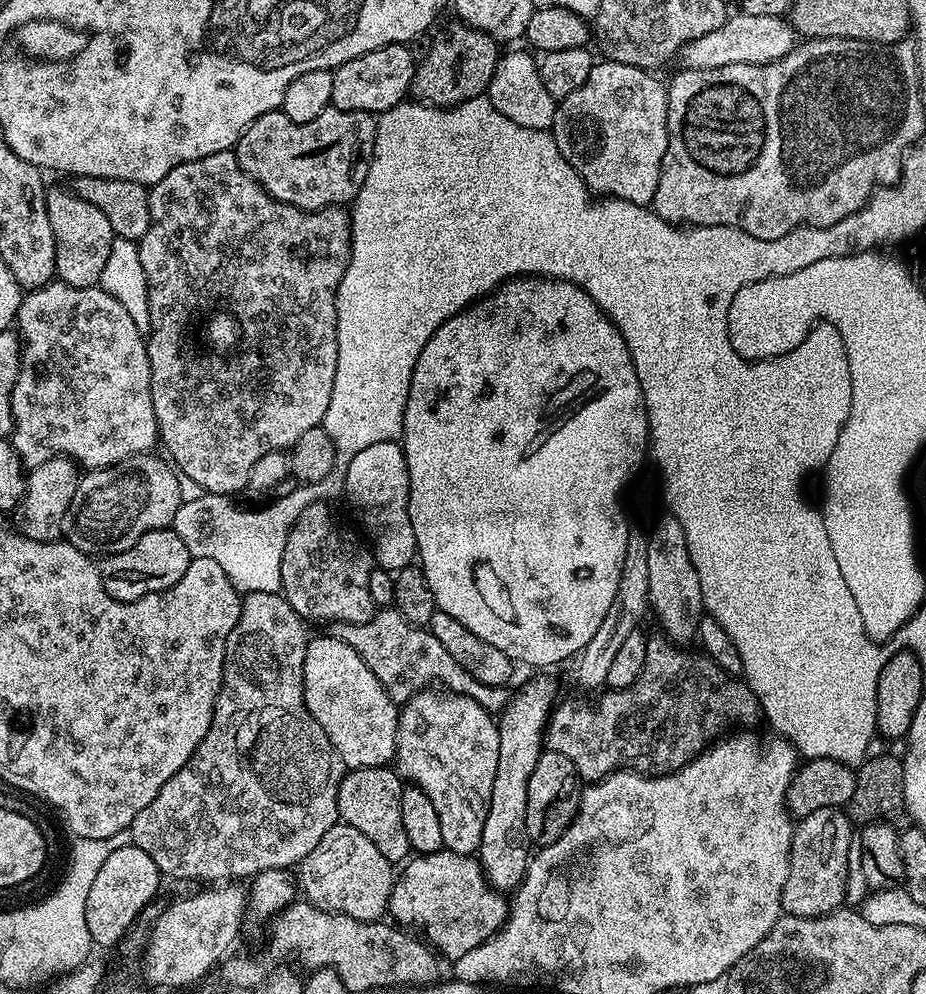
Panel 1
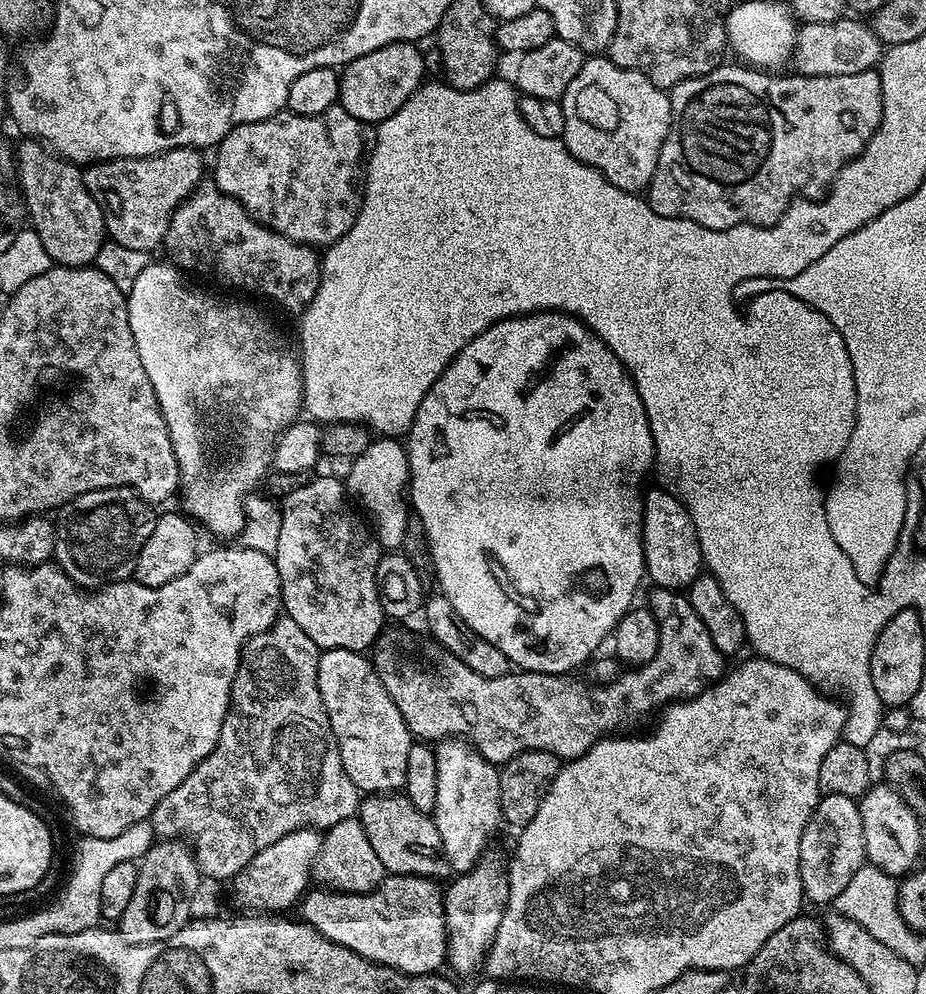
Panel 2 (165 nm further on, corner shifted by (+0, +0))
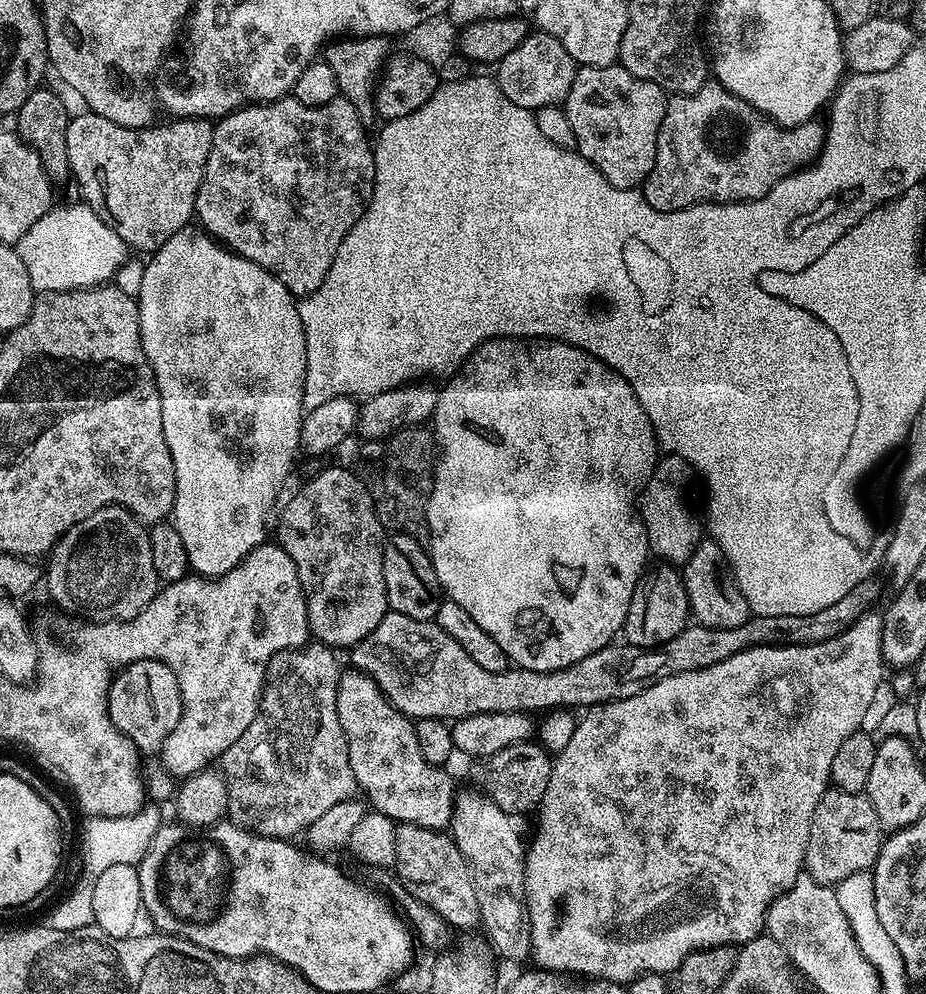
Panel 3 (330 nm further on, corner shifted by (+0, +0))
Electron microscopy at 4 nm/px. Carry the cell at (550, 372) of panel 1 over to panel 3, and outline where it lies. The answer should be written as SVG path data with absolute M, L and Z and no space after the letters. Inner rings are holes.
M497 338L479 344L471 356L464 361L462 370L457 371L451 377L453 380L445 388L441 387L439 389L440 397L436 403L436 409L432 411L430 421L430 428L434 433L434 444L438 449L438 455L434 460L432 493L428 499L428 535L430 537L432 565L436 571L436 577L443 595L447 599L453 600L458 606L462 606L462 610L466 610L466 614L470 614L470 618L474 618L474 622L478 622L478 626L482 626L482 630L486 630L486 634L490 634L490 638L494 638L494 642L498 642L498 646L502 646L502 650L508 655L509 661L515 667L549 672L550 670L562 670L566 666L574 666L574 662L582 662L582 658L586 658L586 654L594 654L594 650L602 650L608 644L613 643L624 627L624 619L630 610L630 598L634 598L634 590L638 586L640 576L650 564L648 535L644 529L644 520L640 516L638 497L641 495L648 476L656 468L658 445L650 418L646 418L646 410L642 410L642 402L638 402L638 398L634 394L634 390L626 382L626 378L619 376L613 368L608 368L601 360L595 360L589 352L583 352L582 349L575 348L573 344L566 344L563 340L548 340L547 342L537 343L540 345L533 352L524 344L527 343L520 338Z

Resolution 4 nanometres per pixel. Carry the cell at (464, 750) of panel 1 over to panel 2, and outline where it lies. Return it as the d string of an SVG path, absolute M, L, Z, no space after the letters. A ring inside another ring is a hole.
M449 738L439 741L434 748L438 764L438 802L434 819L438 826L438 834L442 838L444 853L448 859L449 869L453 873L468 872L474 867L480 857L489 851L488 843L496 832L496 827L501 827L500 814L500 773L497 765L492 764L477 748L472 747L467 740Z

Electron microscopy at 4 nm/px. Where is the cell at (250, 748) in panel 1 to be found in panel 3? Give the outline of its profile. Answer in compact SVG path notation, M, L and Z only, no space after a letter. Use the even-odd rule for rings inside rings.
M309 642L303 648L287 648L274 654L267 664L260 711L242 738L222 757L222 772L228 781L227 815L241 828L249 828L260 836L292 838L295 832L303 833L309 828L314 818L322 818L330 806L338 806L338 802L357 791L346 738L336 713L336 687L342 671L341 665L336 665L336 656L328 645Z

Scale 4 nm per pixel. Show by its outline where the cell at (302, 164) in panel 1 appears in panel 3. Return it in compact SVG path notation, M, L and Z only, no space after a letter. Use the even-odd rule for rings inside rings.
M289 94L287 96L280 97L279 100L269 100L267 104L254 104L246 108L240 108L237 112L232 112L228 116L219 117L215 121L212 129L212 145L210 146L210 158L206 158L206 166L204 167L204 173L202 174L202 182L198 186L198 194L196 195L196 215L195 219L198 221L199 227L203 228L209 236L215 238L221 245L227 246L231 251L237 252L242 258L246 258L250 262L254 262L258 266L262 266L268 272L274 274L274 278L278 278L278 282L282 282L282 286L286 286L286 290L290 290L293 296L297 298L303 298L309 296L311 292L316 290L318 286L322 284L326 278L326 274L330 270L330 262L334 262L334 254L338 250L338 246L346 238L346 234L350 231L358 222L358 218L362 218L365 208L368 207L368 202L372 198L372 191L374 190L374 182L376 181L376 158L374 155L373 145L370 143L370 136L366 133L366 125L360 120L358 110L354 107L349 100L343 98L337 98L326 102L322 106L305 106L302 102L298 102L295 96Z

